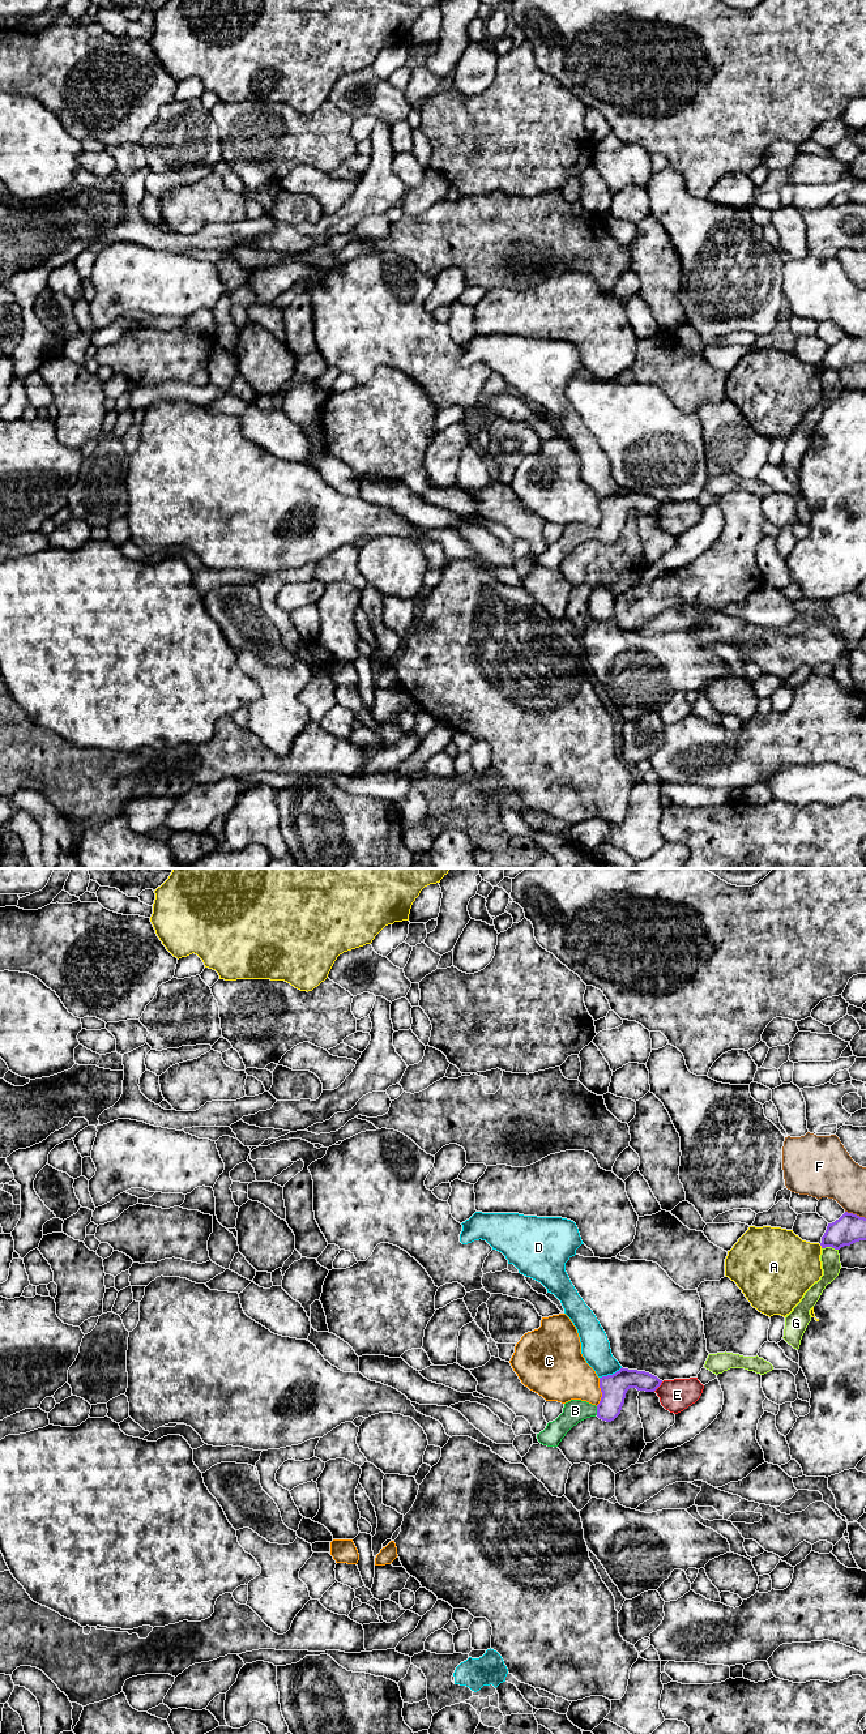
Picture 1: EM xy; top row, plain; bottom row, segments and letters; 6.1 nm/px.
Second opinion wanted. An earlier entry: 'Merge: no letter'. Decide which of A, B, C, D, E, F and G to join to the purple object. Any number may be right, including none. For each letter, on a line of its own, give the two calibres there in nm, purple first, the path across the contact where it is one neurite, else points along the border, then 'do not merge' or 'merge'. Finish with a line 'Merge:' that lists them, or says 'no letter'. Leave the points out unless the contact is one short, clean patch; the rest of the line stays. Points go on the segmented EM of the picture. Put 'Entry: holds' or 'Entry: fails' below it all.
A: 180/380 nm | do not merge
B: 160/140 nm | across xy (614, 1387), (613, 1396), (597, 1410), (575, 1410) | merge
C: 160/320 nm | do not merge
D: 160/180 nm | do not merge
E: 140/200 nm | do not merge
F: 180/280 nm | do not merge
G: 180/120 nm | do not merge
Merge: B
Entry: fails

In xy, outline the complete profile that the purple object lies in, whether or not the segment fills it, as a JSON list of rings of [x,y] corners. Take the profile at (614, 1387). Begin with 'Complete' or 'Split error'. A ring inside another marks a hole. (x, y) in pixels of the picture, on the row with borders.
Split error. [[[622,1367],[613,1375],[600,1378],[602,1397],[597,1406],[581,1400],[566,1402],[563,1413],[549,1422],[546,1428],[537,1434],[537,1439],[541,1444],[555,1448],[573,1426],[586,1418],[597,1415],[606,1422],[614,1421],[620,1414],[630,1388],[654,1392],[661,1383],[662,1380],[649,1372]]]

